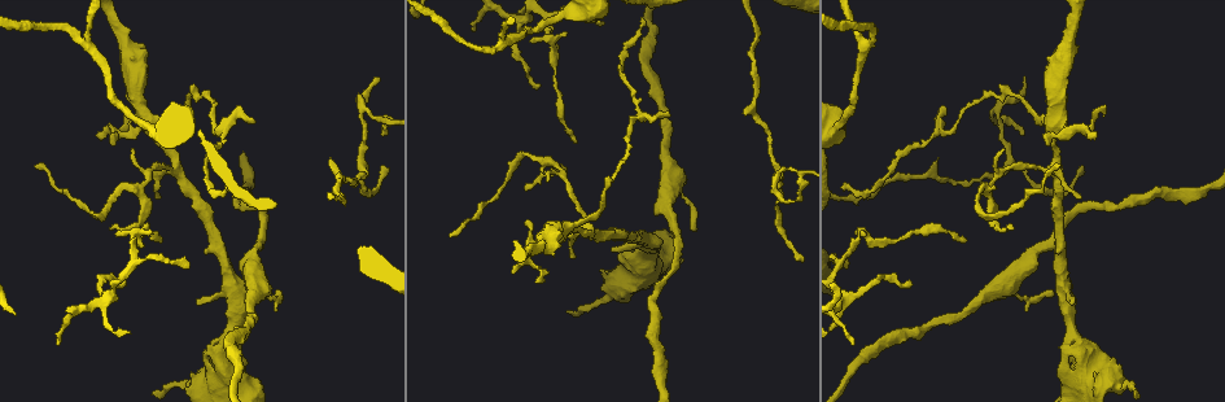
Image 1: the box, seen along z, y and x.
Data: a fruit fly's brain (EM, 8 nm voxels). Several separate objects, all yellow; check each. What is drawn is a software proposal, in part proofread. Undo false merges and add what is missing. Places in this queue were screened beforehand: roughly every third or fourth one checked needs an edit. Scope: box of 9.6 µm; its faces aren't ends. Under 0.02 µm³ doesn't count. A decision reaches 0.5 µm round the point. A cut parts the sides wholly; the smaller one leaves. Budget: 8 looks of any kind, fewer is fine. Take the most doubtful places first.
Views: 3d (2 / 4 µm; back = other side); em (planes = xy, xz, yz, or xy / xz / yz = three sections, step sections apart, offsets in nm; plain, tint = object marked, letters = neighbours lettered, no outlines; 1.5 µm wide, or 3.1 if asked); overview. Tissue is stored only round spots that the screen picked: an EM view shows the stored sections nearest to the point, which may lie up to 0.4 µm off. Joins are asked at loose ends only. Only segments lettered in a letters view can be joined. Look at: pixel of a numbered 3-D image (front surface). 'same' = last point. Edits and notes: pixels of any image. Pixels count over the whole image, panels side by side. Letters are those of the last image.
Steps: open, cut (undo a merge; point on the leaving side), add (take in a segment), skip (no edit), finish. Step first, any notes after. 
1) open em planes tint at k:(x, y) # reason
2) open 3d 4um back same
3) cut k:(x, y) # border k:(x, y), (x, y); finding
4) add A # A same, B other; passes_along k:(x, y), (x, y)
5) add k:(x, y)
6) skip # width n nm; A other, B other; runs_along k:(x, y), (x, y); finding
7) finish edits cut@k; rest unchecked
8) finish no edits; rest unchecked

open em yz step 4 tint at 1:(554, 42) # sharp bend

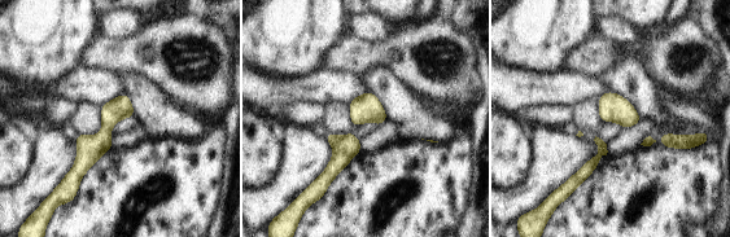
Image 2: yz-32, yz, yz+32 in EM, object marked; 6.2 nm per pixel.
open em xy step 4 tint same

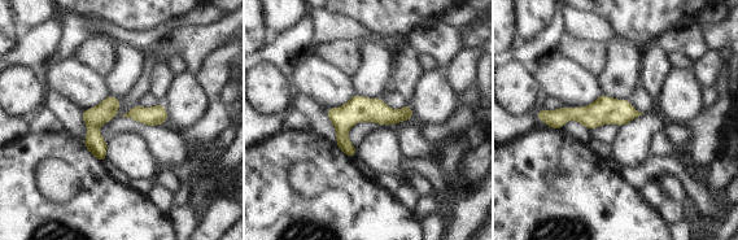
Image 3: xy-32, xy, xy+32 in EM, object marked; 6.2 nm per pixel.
open em xy step 4 letters same # what lies round it

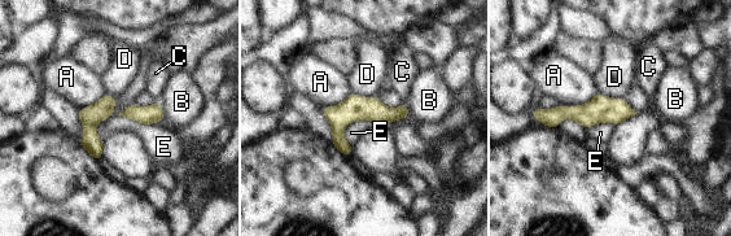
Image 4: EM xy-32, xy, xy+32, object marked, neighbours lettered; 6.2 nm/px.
skip # A other, B other, C other, D other, E other; border 4:(377, 123), (354, 119), (342, 136); all the same neuron

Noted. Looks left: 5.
open 3d 4um at 1:(385, 135) # free end

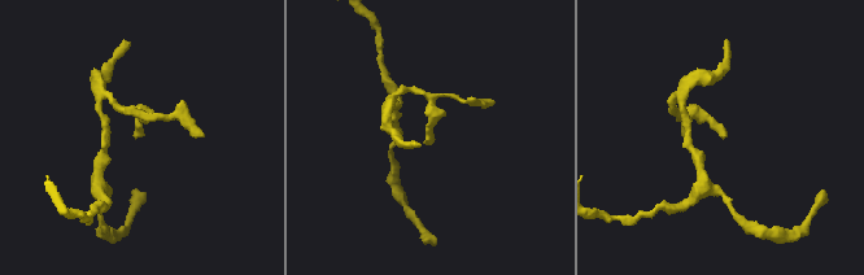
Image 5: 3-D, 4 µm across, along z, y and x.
open em xz step 4 letters at 5:(135, 136)

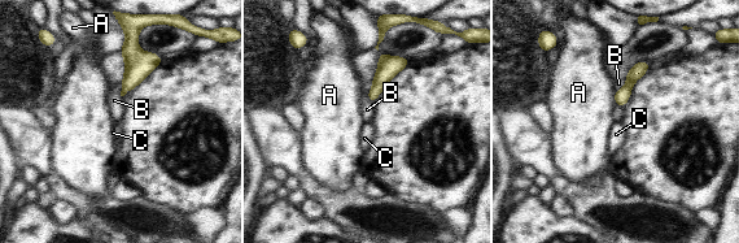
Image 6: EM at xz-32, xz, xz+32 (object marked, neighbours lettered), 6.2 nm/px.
skip # A other, B other, C other; none of them fits

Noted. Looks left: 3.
open 3d 4um at 1:(666, 116) # thin end

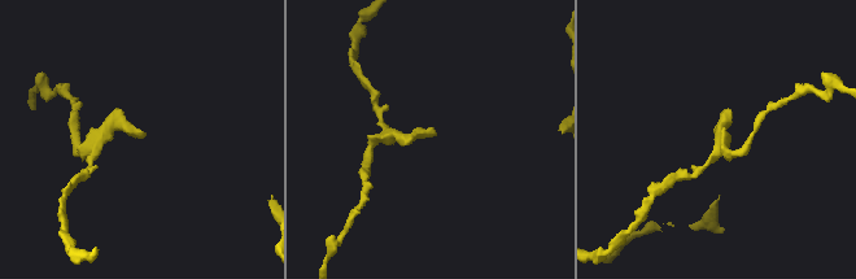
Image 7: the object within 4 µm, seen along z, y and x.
open em planes letters at 7:(141, 137)

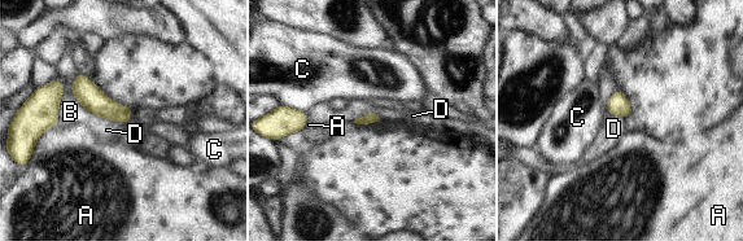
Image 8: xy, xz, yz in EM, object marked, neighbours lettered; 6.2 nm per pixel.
skip # A other, B other, C other, D other; border 8:(92, 113), (119, 122), (134, 115); none of them fits

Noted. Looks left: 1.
finish no edits; rest unchecked

